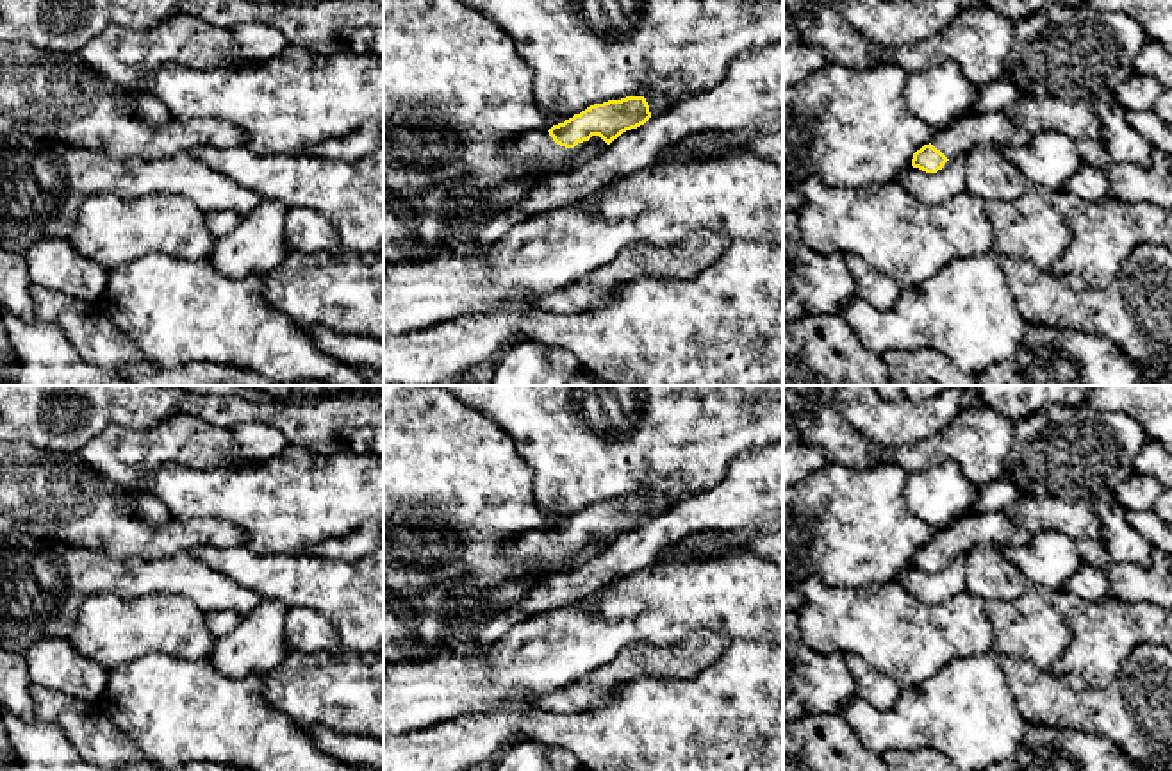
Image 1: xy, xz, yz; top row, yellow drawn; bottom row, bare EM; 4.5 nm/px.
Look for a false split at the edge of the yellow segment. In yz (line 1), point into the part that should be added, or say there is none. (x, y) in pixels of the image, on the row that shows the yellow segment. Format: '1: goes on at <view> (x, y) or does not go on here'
1: goes on at yz (992, 129)

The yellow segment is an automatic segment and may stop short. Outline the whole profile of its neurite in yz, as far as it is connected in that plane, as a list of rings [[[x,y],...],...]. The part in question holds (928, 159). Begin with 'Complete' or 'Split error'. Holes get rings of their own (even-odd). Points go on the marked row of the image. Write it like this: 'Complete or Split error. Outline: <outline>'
Split error. Outline: [[[1003,111],[965,114],[945,128],[933,132],[931,143],[913,153],[912,166],[926,173],[937,173],[949,159],[967,155],[976,146],[1022,146],[1031,134],[1017,128]]]

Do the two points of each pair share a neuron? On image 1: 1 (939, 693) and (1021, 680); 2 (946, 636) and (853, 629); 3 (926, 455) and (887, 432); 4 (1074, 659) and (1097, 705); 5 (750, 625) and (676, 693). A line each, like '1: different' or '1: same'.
1: different
2: same
3: different
4: different
5: different

